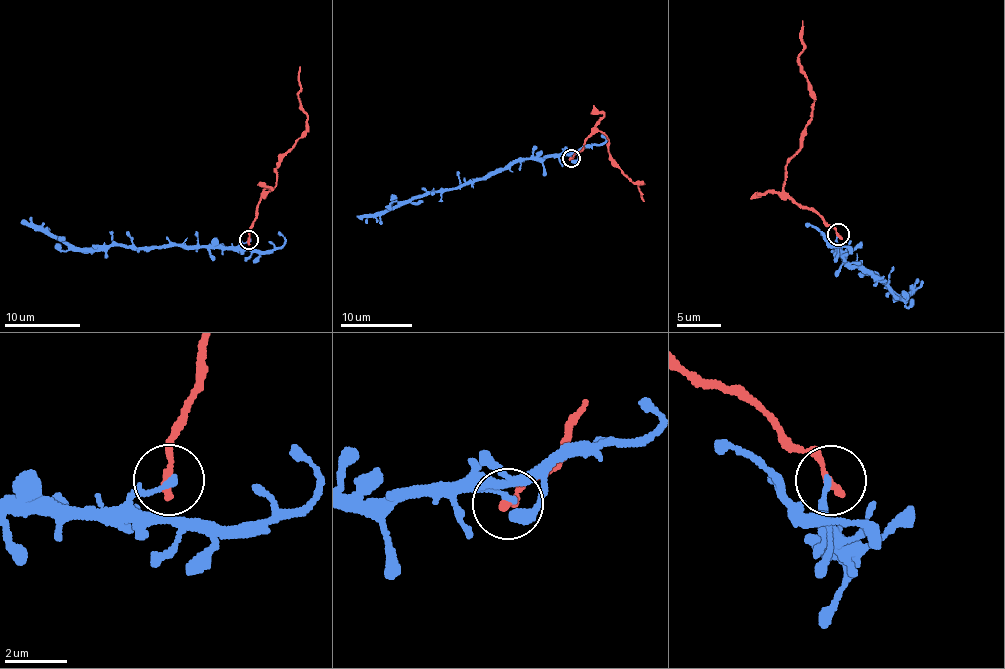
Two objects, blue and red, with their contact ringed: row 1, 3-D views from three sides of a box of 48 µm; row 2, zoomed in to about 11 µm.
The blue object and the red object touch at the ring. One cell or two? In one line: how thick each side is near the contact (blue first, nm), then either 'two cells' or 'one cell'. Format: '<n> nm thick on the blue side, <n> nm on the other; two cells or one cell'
200 nm thick on the blue side, 280 nm on the other; two cells

